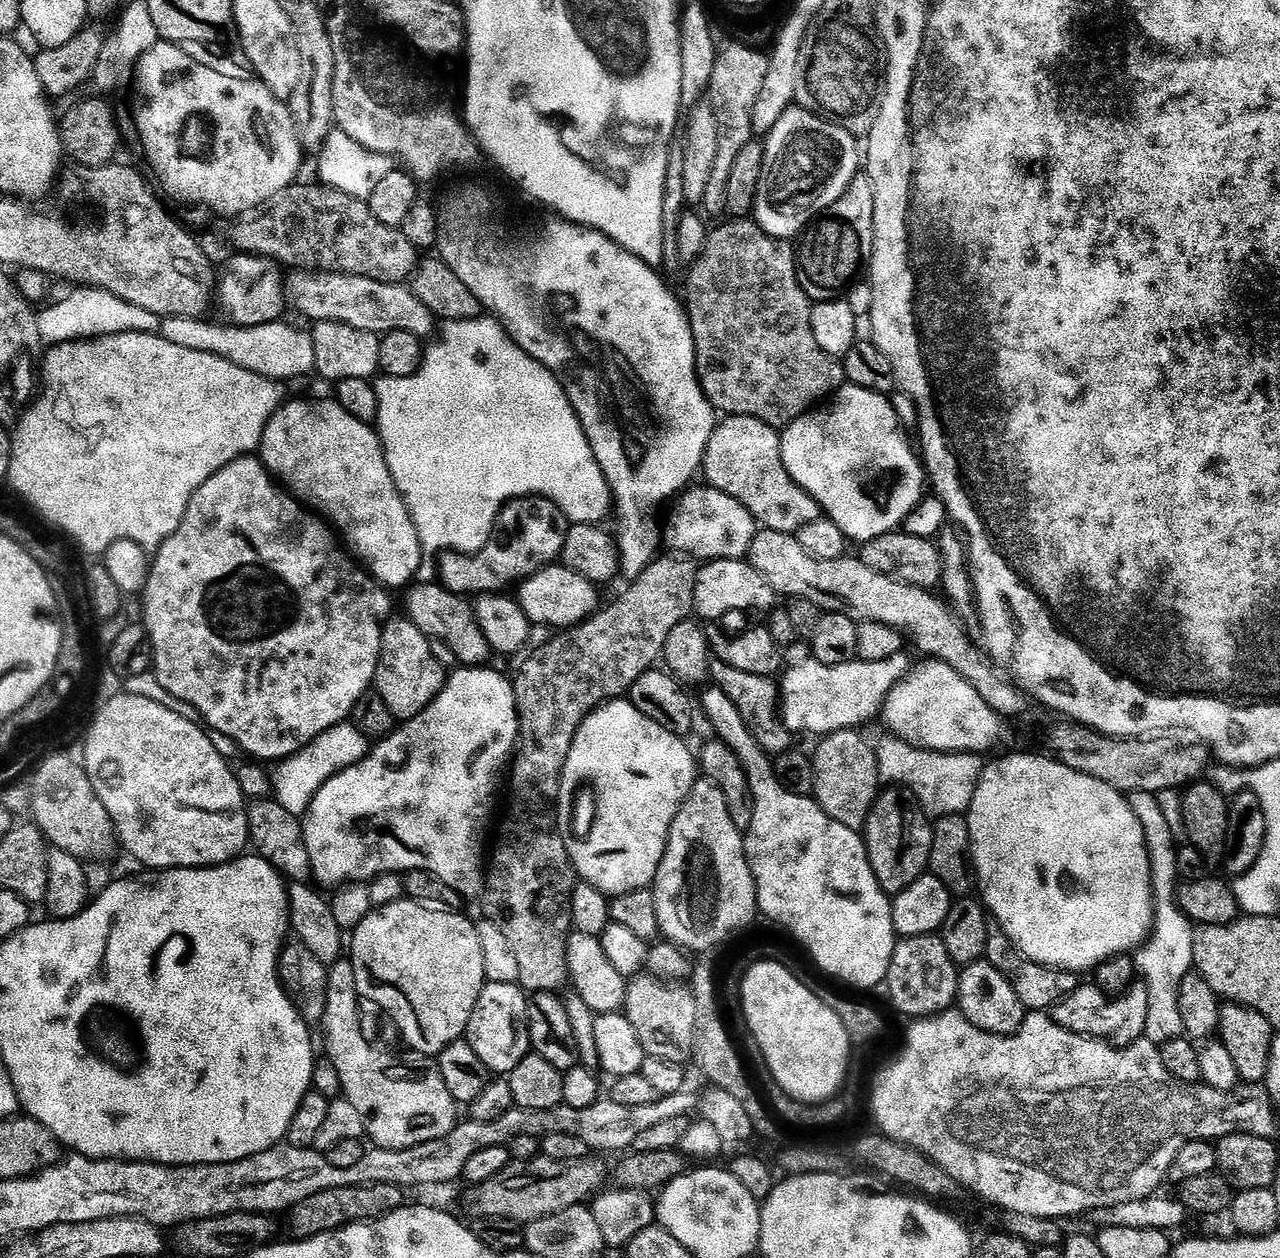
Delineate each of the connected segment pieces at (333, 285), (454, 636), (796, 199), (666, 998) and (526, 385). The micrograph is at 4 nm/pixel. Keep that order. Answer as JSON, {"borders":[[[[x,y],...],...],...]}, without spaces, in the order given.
{"borders":[[[[296,270],[287,277],[286,296],[292,304],[311,322],[329,320],[346,326],[354,326],[354,330],[366,330],[383,334],[406,330],[406,334],[414,334],[427,338],[438,321],[412,292],[411,287],[404,284],[387,284],[374,282],[374,278],[358,278],[350,274],[322,272],[319,270]]],[[[439,582],[413,583],[406,595],[404,608],[408,611],[405,612],[407,619],[412,620],[429,640],[441,640],[450,646],[450,650],[454,650],[457,665],[478,668],[489,663],[488,656],[493,655],[492,647],[486,642],[486,634],[482,634],[482,626],[478,626],[475,607],[465,597],[457,596]]],[[[793,106],[778,118],[778,126],[763,141],[764,161],[762,162],[762,178],[758,182],[754,219],[760,229],[779,240],[791,241],[799,237],[813,220],[824,213],[838,198],[842,198],[850,182],[861,171],[862,148],[857,137],[842,126],[817,116],[815,112]]],[[[641,974],[629,983],[622,1011],[638,1034],[645,1057],[653,1056],[681,1066],[689,1063],[694,1037],[694,998],[687,987],[663,984],[650,975]]],[[[481,318],[466,322],[448,322],[443,325],[443,328],[444,337],[433,348],[429,347],[425,351],[424,361],[413,376],[394,378],[381,375],[375,381],[378,394],[378,418],[375,427],[378,429],[380,444],[386,454],[386,462],[390,466],[390,474],[394,478],[394,482],[404,498],[404,505],[407,506],[414,526],[418,530],[420,549],[425,554],[432,554],[432,552],[440,554],[445,550],[471,554],[482,550],[492,538],[494,525],[500,512],[509,500],[519,500],[521,496],[541,496],[554,502],[554,506],[558,506],[558,510],[562,510],[569,525],[603,525],[604,519],[610,516],[614,508],[612,491],[602,474],[602,466],[598,466],[598,462],[594,458],[594,450],[582,430],[582,422],[577,418],[572,404],[568,401],[568,395],[565,394],[563,386],[560,385],[554,373],[524,355],[523,350],[508,337],[504,327],[495,319]]]]}

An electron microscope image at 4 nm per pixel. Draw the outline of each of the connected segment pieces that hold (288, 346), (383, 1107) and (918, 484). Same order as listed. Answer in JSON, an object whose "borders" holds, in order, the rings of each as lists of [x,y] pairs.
{"borders":[[[[82,286],[74,291],[76,292],[37,313],[36,321],[41,347],[49,348],[65,344],[66,341],[89,340],[118,333],[158,332],[162,338],[166,338],[166,342],[174,342],[174,346],[186,346],[186,350],[202,350],[206,354],[226,358],[226,362],[234,362],[234,366],[242,366],[242,370],[250,370],[259,376],[265,376],[277,382],[293,379],[286,384],[287,391],[293,397],[300,398],[307,393],[304,391],[308,388],[308,380],[304,375],[308,371],[311,373],[314,368],[312,338],[307,331],[299,332],[298,329],[284,324],[285,322],[242,328],[228,322],[211,324],[211,319],[208,318],[195,320],[170,316],[162,319],[108,291],[91,286]]],[[[341,958],[328,969],[326,986],[326,1014],[322,1031],[328,1043],[327,1059],[338,1070],[343,1099],[358,1110],[362,1118],[364,1136],[375,1147],[386,1150],[406,1150],[426,1142],[446,1138],[458,1123],[456,1100],[446,1090],[439,1067],[432,1066],[416,1073],[412,1068],[392,1064],[387,1068],[384,1060],[368,1045],[360,1029],[361,998],[354,982],[351,959]]],[[[845,383],[827,403],[799,416],[780,432],[782,462],[790,478],[811,494],[821,513],[833,520],[849,541],[873,540],[897,531],[910,510],[914,510],[926,495],[926,472],[921,457],[912,453],[902,435],[894,406],[885,393],[862,390],[862,386]]]]}

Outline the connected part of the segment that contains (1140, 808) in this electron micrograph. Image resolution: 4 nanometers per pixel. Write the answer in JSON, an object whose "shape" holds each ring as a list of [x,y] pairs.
{"shape":[[[1132,792],[1127,797],[1135,817],[1142,822],[1142,834],[1146,838],[1146,850],[1150,858],[1152,906],[1156,910],[1152,935],[1143,949],[1137,951],[1134,956],[1139,979],[1150,998],[1150,1010],[1146,1010],[1144,1034],[1151,1044],[1163,1046],[1169,1044],[1171,1040],[1179,1040],[1184,1036],[1182,1013],[1178,1010],[1178,986],[1182,986],[1182,978],[1186,978],[1193,971],[1192,955],[1196,934],[1192,921],[1185,916],[1180,903],[1176,900],[1176,890],[1180,880],[1176,857],[1177,837],[1166,823],[1155,793]]]}

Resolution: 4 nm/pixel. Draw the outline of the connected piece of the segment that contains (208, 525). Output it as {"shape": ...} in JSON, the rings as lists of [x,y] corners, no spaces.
{"shape":[[[249,454],[239,456],[234,462],[230,462],[222,470],[218,470],[218,474],[214,474],[206,482],[202,482],[202,486],[194,494],[194,498],[190,498],[190,502],[186,506],[186,514],[182,518],[182,522],[178,526],[178,530],[174,530],[174,534],[170,534],[170,538],[166,538],[166,542],[151,557],[150,567],[148,570],[148,581],[142,593],[144,599],[144,619],[142,625],[147,633],[147,643],[150,645],[152,660],[151,671],[154,673],[157,682],[164,687],[170,694],[174,694],[174,698],[182,698],[182,702],[190,702],[190,706],[196,711],[197,717],[211,731],[222,734],[226,738],[230,738],[236,743],[237,749],[241,753],[248,755],[256,762],[264,762],[262,760],[272,760],[271,762],[279,762],[288,756],[294,755],[298,750],[302,750],[314,738],[318,738],[318,734],[322,734],[326,730],[330,730],[334,726],[345,723],[351,717],[354,706],[363,696],[370,691],[376,683],[376,671],[378,670],[378,658],[380,657],[380,647],[382,646],[382,634],[384,626],[388,623],[392,612],[392,600],[389,589],[377,582],[345,549],[342,547],[341,541],[338,539],[337,533],[315,511],[309,510],[295,496],[289,494],[274,479],[271,472],[264,466],[264,461],[255,455]]]}

